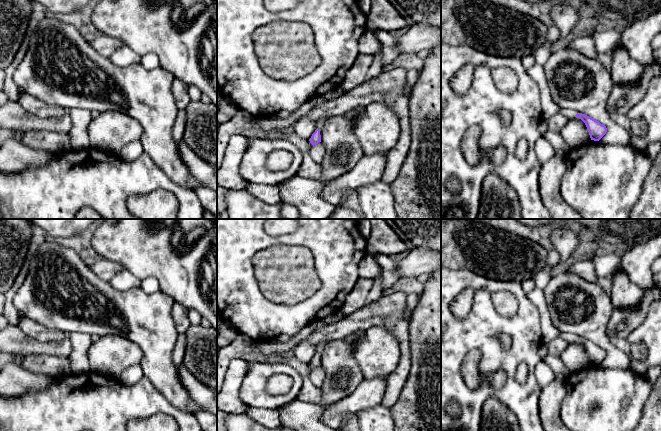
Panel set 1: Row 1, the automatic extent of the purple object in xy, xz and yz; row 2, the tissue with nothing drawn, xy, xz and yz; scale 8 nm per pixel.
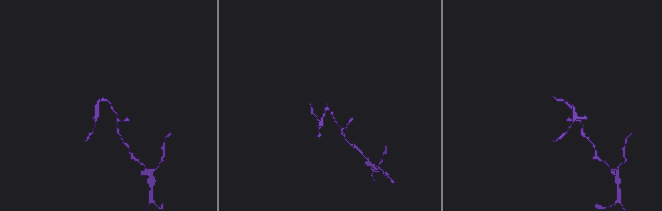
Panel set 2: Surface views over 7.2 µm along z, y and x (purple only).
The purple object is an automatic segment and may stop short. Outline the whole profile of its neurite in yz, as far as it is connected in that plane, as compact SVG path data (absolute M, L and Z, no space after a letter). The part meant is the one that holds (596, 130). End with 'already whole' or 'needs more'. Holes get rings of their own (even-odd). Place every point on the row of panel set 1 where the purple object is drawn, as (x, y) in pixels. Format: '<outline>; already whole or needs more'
M562 108L560 113L563 114L567 119L574 117L581 119L587 127L591 140L599 141L607 132L605 125L585 114L577 113L571 109Z; needs more

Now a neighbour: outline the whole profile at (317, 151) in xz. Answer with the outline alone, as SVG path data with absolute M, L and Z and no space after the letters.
M308 140L308 144L309 144L309 155L311 156L311 158L320 165L320 163L323 160L323 156L325 154L325 146L323 145L322 142L319 142L316 145L312 145L310 143L310 141Z

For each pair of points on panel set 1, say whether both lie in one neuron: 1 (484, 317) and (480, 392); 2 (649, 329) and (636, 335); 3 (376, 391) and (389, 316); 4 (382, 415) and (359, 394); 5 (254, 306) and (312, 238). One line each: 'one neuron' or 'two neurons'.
1: one neuron
2: one neuron
3: two neurons
4: two neurons
5: one neuron

